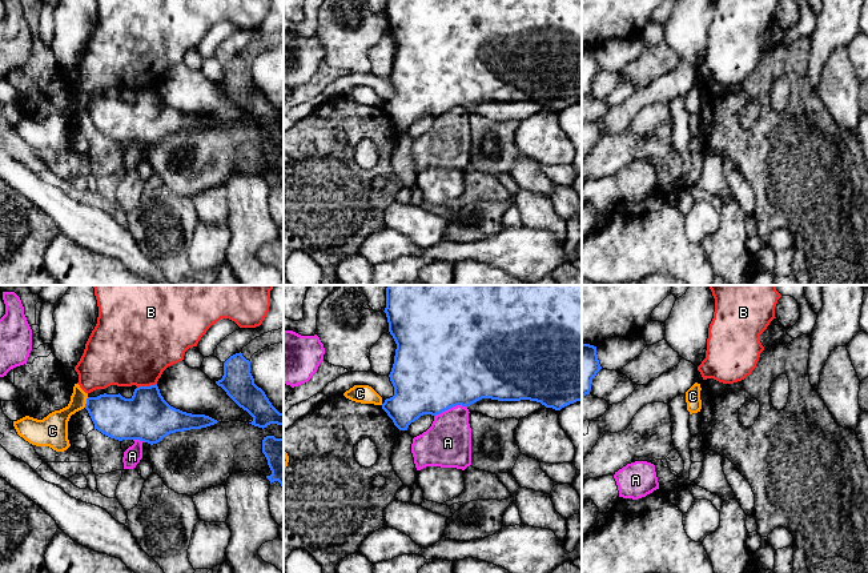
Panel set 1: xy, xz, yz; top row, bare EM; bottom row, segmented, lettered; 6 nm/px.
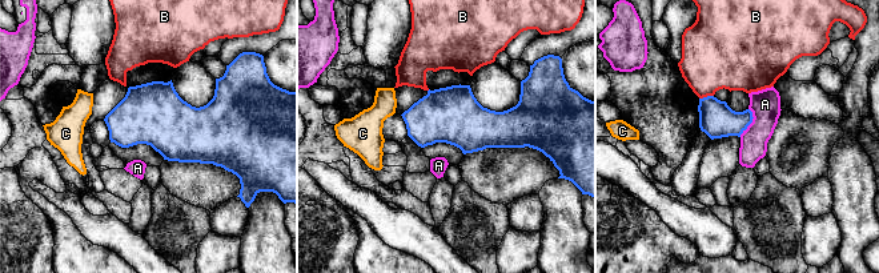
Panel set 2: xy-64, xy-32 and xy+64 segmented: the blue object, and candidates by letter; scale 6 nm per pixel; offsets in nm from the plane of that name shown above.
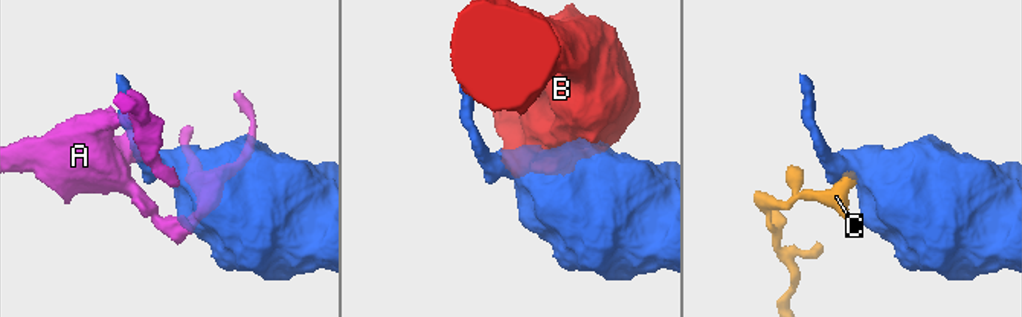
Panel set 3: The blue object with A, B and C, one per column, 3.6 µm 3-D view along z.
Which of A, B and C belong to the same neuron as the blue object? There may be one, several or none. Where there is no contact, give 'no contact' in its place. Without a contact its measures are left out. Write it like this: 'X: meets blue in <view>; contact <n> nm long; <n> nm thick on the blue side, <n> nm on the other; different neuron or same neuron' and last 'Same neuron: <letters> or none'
A: meets blue in xz; contact 220 nm long; 500 nm thick on the blue side, 280 nm on the other; different neuron
B: meets blue in xy; contact 120 nm long; 300 nm thick on the blue side, 440 nm on the other; different neuron
C: meets blue in xy; contact 70 nm long; 260 nm thick on the blue side, 160 nm on the other; different neuron
Same neuron: none

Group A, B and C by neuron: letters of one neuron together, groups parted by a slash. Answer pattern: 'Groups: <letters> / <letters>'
Groups: A / B / C

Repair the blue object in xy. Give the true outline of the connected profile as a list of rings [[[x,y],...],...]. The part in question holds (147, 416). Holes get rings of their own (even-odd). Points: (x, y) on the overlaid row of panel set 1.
[[[156,385],[138,386],[130,398],[118,394],[88,397],[88,410],[95,429],[122,441],[140,440],[150,445],[170,433],[201,429],[218,421],[205,414],[192,414],[170,406]]]

